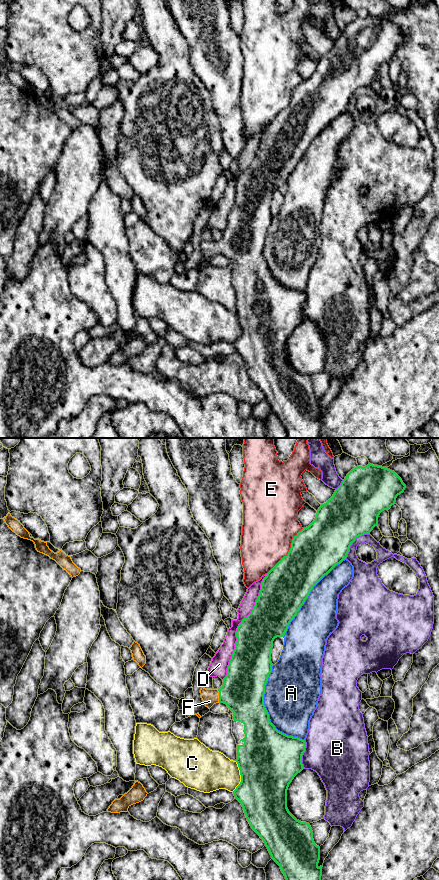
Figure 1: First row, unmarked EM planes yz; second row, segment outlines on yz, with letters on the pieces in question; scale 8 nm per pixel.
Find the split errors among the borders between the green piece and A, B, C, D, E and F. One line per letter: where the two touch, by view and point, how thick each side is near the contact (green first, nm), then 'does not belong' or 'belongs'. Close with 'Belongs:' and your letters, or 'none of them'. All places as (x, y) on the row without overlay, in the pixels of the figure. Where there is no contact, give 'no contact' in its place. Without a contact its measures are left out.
A: yz (266, 263) | 340/440 nm | does not belong
B: yz (353, 93) | 420/140 nm | does not belong
C: yz (241, 328) | 480/320 nm | does not belong
D: yz (238, 179) | 300/120 nm | does not belong
E: yz (289, 103) | 400/420 nm | does not belong
F: yz (219, 247) | 340/130 nm | belongs
Belongs: F

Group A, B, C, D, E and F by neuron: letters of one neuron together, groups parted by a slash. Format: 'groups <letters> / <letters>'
groups A / B / C / D / E / F

